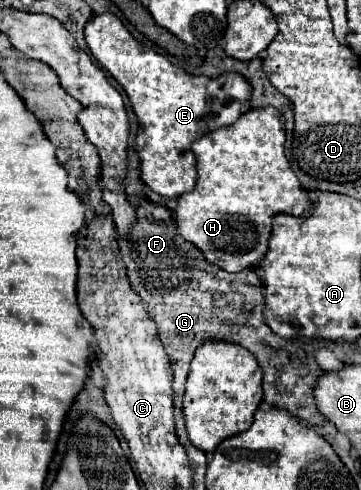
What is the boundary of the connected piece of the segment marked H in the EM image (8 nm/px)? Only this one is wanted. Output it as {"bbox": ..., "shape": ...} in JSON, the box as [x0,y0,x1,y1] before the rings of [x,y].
{"bbox":[174,108,312,272],"shape":[[[272,108],[248,110],[236,124],[212,130],[192,144],[192,150],[196,154],[198,180],[192,192],[182,194],[178,198],[174,220],[178,232],[188,242],[198,246],[208,258],[208,262],[220,266],[226,272],[240,272],[258,266],[258,262],[268,250],[268,242],[272,236],[272,218],[276,214],[288,212],[302,216],[308,210],[312,210],[312,202],[308,202],[308,192],[300,186],[300,180],[296,178],[292,166],[288,166],[284,144],[286,130],[280,120],[280,114]]]}

